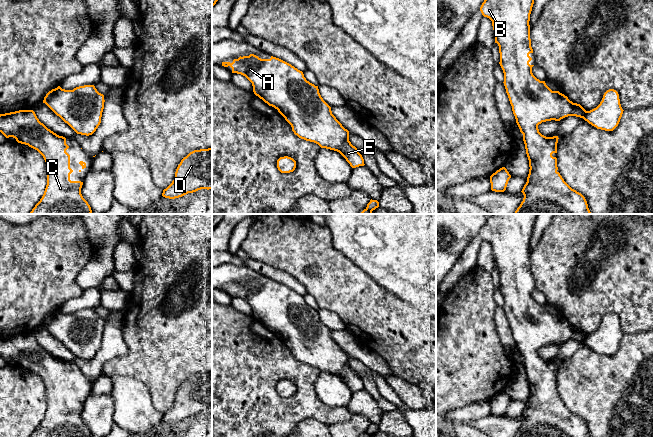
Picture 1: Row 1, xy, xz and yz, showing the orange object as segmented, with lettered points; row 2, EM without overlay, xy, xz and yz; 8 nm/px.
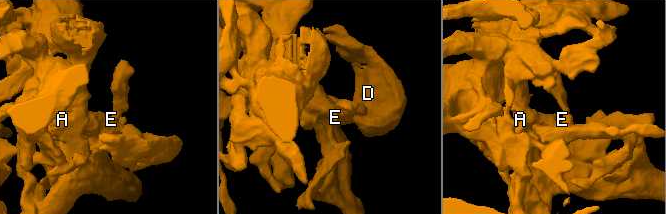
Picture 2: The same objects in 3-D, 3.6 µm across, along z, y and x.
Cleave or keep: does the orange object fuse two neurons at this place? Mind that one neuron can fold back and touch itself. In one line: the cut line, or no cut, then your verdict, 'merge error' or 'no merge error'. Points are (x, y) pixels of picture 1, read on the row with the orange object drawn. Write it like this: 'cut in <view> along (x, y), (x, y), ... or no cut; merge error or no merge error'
no cut; no merge error

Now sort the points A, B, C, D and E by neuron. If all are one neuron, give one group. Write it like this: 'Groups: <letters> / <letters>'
Groups: A B C D E

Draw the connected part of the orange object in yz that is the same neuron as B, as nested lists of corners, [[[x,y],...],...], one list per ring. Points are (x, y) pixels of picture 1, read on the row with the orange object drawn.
[[[484,0],[480,7],[480,11],[484,17],[492,21],[492,26],[495,34],[495,43],[499,46],[500,66],[504,73],[504,86],[508,95],[512,111],[516,119],[516,123],[523,134],[526,154],[529,160],[529,174],[527,182],[522,189],[524,195],[523,201],[515,211],[515,214],[591,214],[585,197],[572,189],[562,178],[557,171],[557,158],[553,157],[553,153],[557,153],[558,136],[546,137],[539,132],[538,125],[546,121],[560,121],[568,116],[576,116],[583,118],[597,129],[605,131],[613,131],[619,124],[623,114],[623,109],[620,104],[619,94],[614,89],[607,90],[600,104],[586,111],[580,104],[573,103],[567,96],[559,91],[552,91],[545,83],[540,81],[532,73],[532,67],[529,62],[532,58],[529,56],[533,53],[530,39],[530,14],[534,0]]]

